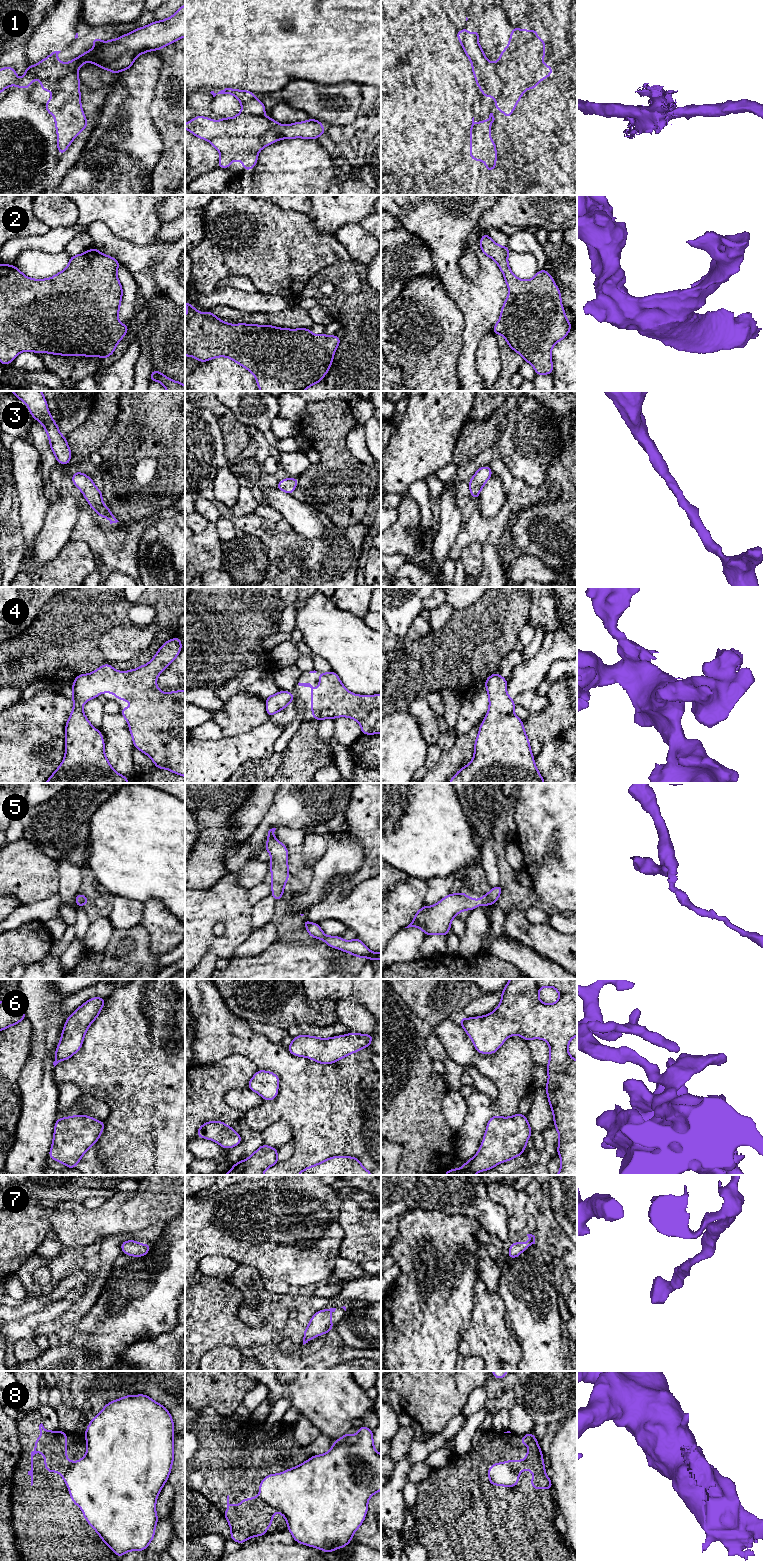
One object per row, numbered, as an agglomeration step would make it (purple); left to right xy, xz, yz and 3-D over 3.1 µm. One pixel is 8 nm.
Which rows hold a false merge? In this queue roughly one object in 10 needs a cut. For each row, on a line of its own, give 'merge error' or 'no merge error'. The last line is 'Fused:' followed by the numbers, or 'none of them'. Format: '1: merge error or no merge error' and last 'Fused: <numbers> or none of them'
1: no merge error
2: no merge error
3: no merge error
4: no merge error
5: no merge error
6: no merge error
7: no merge error
8: merge error
Fused: 8

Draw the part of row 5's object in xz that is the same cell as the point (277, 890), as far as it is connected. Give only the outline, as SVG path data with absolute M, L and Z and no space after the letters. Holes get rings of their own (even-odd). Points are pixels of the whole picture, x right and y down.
M272 828L268 831L266 837L268 841L265 850L271 855L271 860L269 862L270 874L273 875L273 878L269 879L272 886L271 896L275 901L278 901L282 899L284 887L289 879L289 871L287 868L290 865L287 862L288 848L274 837L275 830L276 828Z

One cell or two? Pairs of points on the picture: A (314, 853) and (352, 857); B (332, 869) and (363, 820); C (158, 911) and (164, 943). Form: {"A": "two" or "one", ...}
{"A": "two", "B": "two", "C": "one"}

